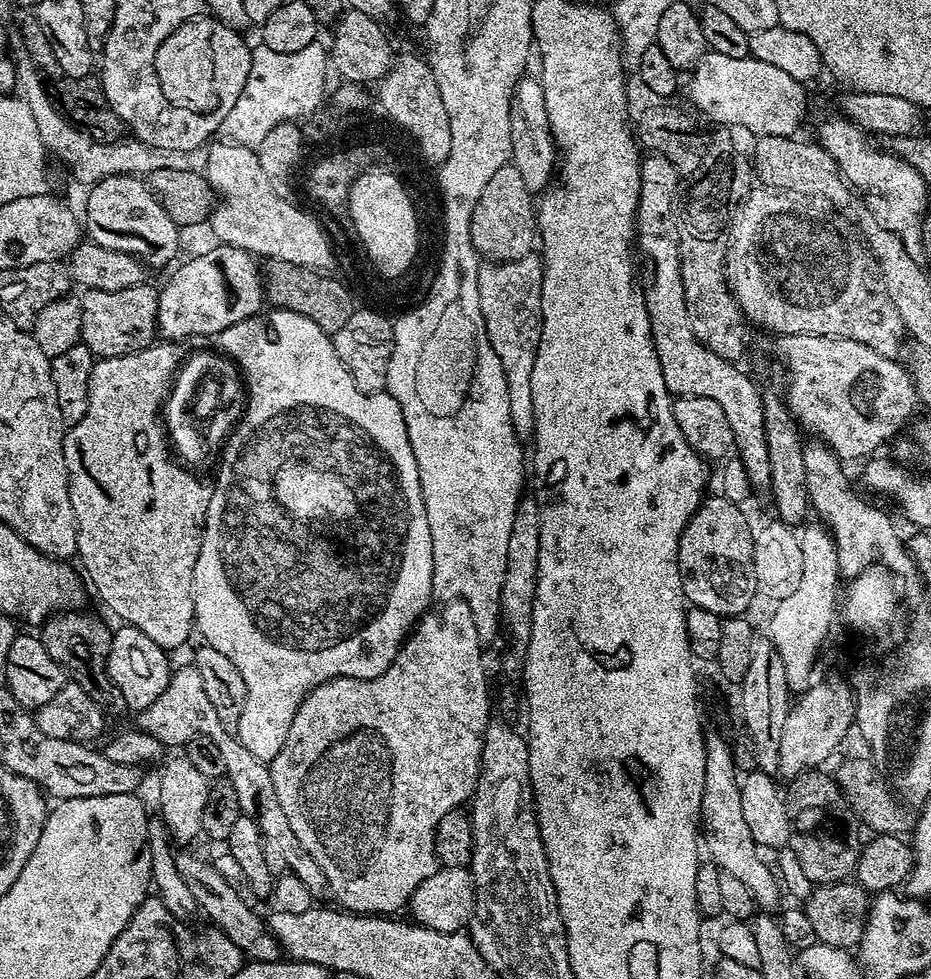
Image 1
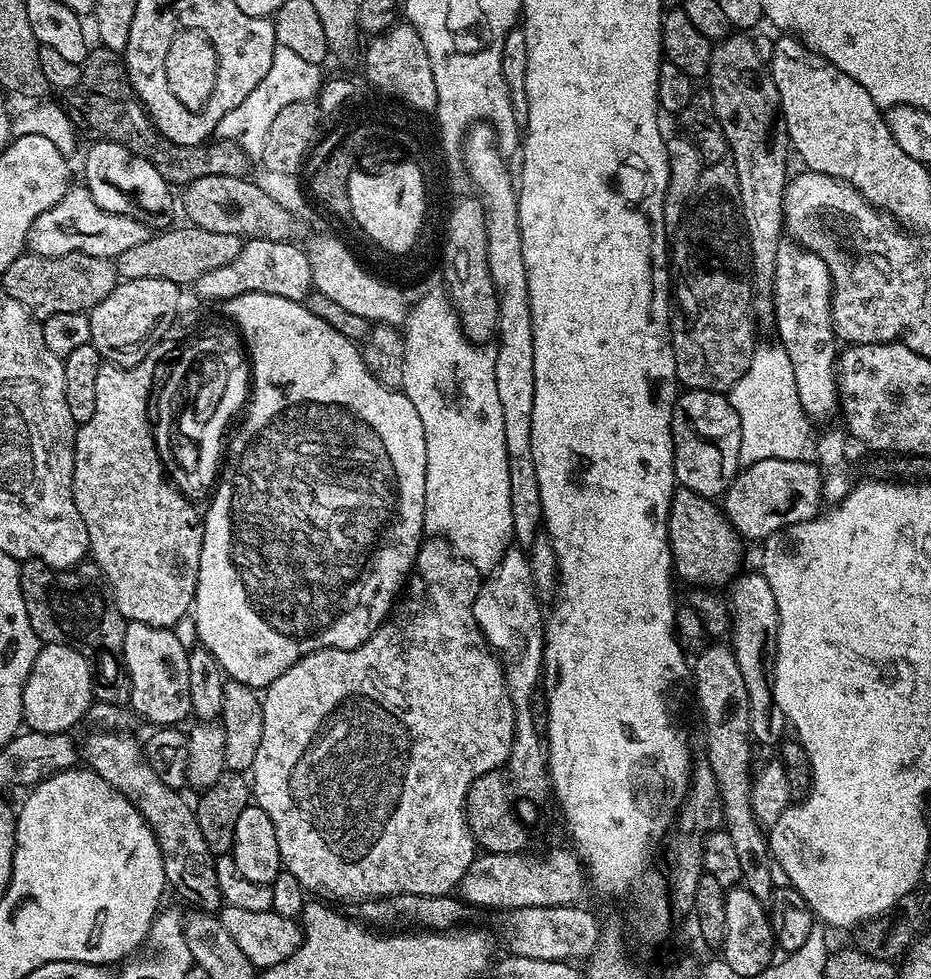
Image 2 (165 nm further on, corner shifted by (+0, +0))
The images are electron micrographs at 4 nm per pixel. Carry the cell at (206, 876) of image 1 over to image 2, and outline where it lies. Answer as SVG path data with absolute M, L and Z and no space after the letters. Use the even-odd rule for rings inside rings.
M103 730L89 731L84 745L79 745L78 756L91 771L98 773L114 790L118 790L140 812L140 817L150 826L162 854L164 879L167 887L172 888L193 909L215 913L222 901L218 890L216 862L198 826L198 818L193 805L180 797L177 789L166 786L158 778L156 769L148 763L141 741L128 736L127 731Z

